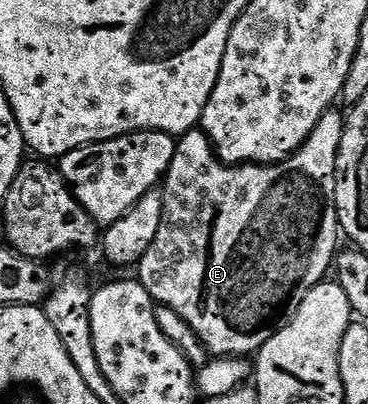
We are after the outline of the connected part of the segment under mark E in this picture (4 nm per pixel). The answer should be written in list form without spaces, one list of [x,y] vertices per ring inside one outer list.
[[[330,109],[325,116],[315,125],[311,137],[296,153],[284,159],[281,163],[242,163],[230,165],[224,163],[214,152],[213,143],[200,129],[185,132],[177,139],[175,157],[171,157],[171,165],[167,169],[163,186],[160,188],[163,201],[163,217],[159,221],[159,233],[155,233],[155,241],[151,241],[151,249],[143,253],[139,264],[139,282],[145,286],[150,299],[154,304],[175,309],[183,321],[187,321],[189,328],[201,338],[201,343],[210,356],[244,356],[249,357],[260,351],[262,345],[275,334],[278,329],[285,326],[293,315],[303,305],[303,297],[315,285],[319,285],[330,274],[335,263],[335,256],[339,250],[339,224],[337,222],[337,210],[335,209],[335,185],[337,184],[337,154],[339,153],[339,141],[343,137],[345,128],[345,115]]]

